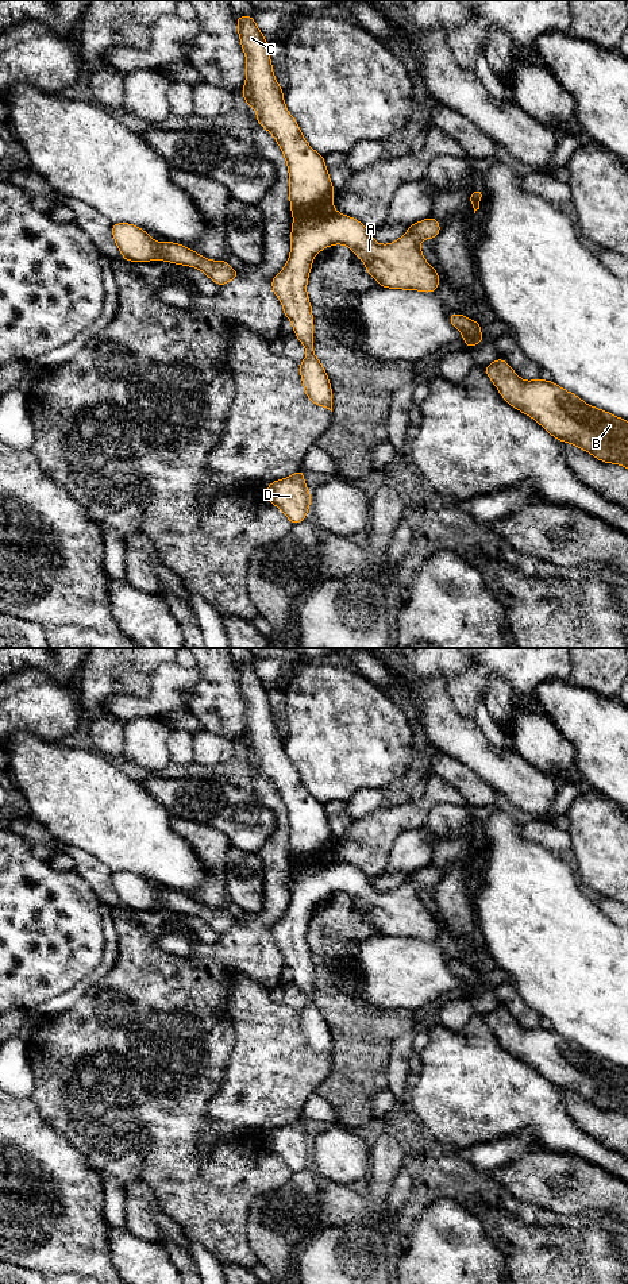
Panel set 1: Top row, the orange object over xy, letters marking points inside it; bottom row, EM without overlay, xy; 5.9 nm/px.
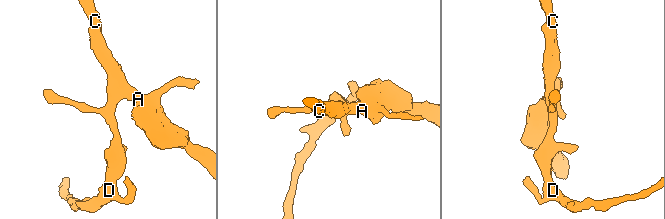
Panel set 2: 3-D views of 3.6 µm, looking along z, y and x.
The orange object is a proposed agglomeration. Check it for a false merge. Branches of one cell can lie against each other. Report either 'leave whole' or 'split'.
leave whole

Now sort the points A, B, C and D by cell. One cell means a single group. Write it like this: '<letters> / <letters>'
A B C D

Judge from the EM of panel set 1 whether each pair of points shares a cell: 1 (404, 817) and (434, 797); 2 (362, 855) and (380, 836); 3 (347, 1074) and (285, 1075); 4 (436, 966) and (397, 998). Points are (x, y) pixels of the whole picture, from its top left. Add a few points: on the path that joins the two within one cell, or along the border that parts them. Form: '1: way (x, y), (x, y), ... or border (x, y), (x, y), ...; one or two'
1: way (411, 814), (427, 801); one
2: way (366, 851), (376, 840); one
3: border (332, 1060), (328, 1076), (314, 1091); two
4: way (427, 968), (407, 988); one

